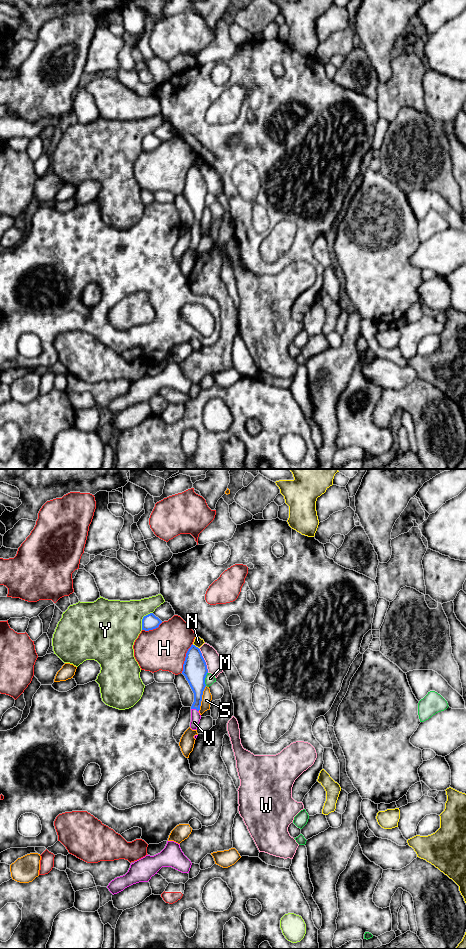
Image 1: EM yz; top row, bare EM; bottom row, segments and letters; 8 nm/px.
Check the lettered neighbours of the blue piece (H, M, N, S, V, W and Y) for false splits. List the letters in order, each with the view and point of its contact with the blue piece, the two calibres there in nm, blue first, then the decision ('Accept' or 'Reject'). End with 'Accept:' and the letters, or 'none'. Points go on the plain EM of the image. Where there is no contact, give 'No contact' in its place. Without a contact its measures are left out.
H: Touches blue at yz (185, 178). Thickness 190 nm (blue) against 360 nm. Reject
M: Touches blue at yz (204, 199). Thickness 190 nm (blue) against 80 nm. Reject
N: Touches blue at yz (194, 165). Thickness 190 nm (blue) against 80 nm. Reject
S: Touches blue at yz (201, 218). Thickness 190 nm (blue) against 80 nm. Reject
V: Touches blue at yz (195, 228). Thickness 140 nm (blue) against 80 nm. Accept
W: Touches blue at yz (204, 180). Thickness 190 nm (blue) against 130 nm. Reject
Y: Touches blue at yz (142, 139). Thickness 130 nm (blue) against 440 nm. Reject
Accept: V

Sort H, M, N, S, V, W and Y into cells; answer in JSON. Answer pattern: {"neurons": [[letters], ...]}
{"neurons": [["H", "W"], ["M"], ["N"], ["S"], ["V"], ["Y"]]}

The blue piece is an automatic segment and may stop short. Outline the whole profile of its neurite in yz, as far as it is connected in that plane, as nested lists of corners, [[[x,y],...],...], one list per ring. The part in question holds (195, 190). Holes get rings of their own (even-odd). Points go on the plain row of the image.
[[[192,164],[186,173],[182,191],[182,194],[185,196],[194,213],[194,222],[191,226],[190,242],[190,248],[192,250],[197,250],[201,239],[199,230],[201,226],[203,211],[206,207],[205,198],[207,193],[207,185],[200,169]]]

